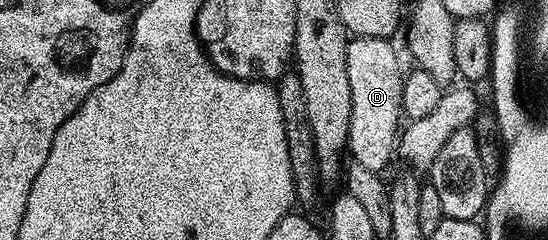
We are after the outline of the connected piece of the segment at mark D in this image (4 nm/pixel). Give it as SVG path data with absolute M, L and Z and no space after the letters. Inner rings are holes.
M360 36L351 39L346 46L346 61L348 62L348 90L352 90L352 118L350 119L349 155L353 163L364 166L364 170L372 170L379 174L385 173L390 159L395 159L396 145L400 139L400 123L404 113L402 110L402 82L404 67L398 61L398 52L390 45L389 39L368 38Z

